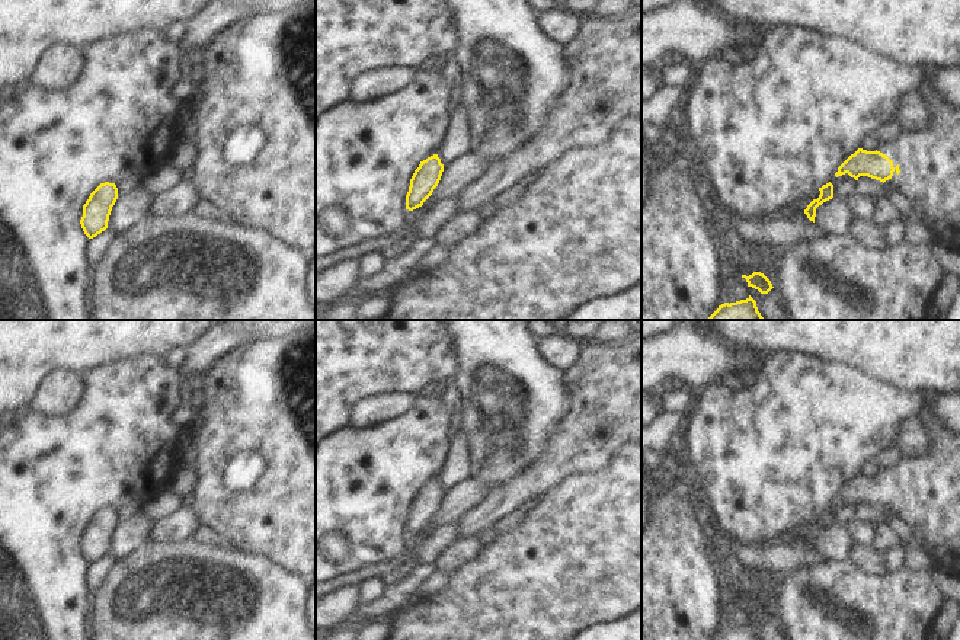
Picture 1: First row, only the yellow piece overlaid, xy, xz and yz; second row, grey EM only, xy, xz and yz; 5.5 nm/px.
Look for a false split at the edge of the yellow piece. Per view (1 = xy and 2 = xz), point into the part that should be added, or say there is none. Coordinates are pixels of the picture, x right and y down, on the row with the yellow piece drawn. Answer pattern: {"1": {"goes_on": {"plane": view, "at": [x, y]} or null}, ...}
{"1": {"goes_on": null}, "2": {"goes_on": null}}

